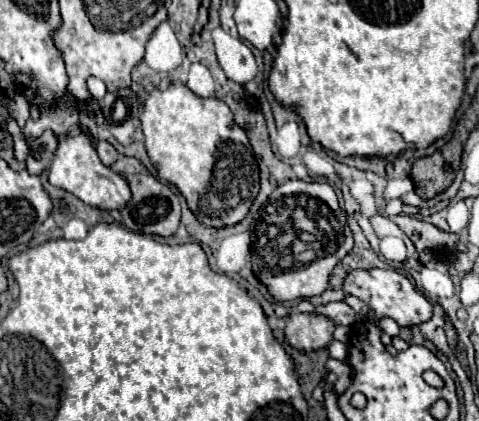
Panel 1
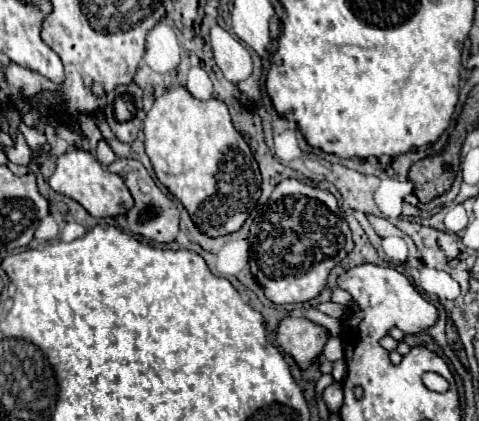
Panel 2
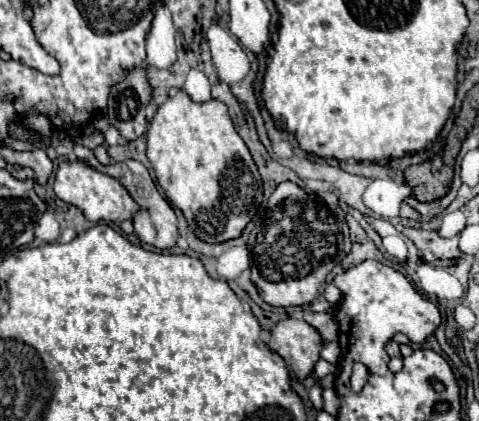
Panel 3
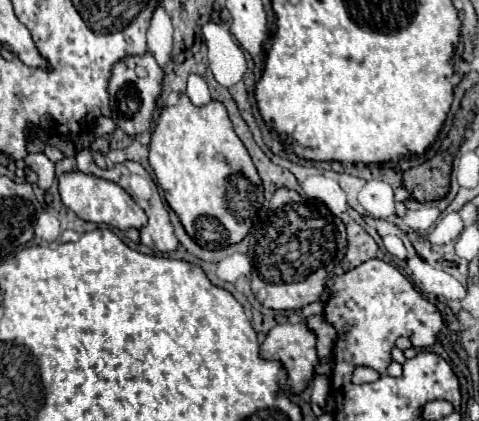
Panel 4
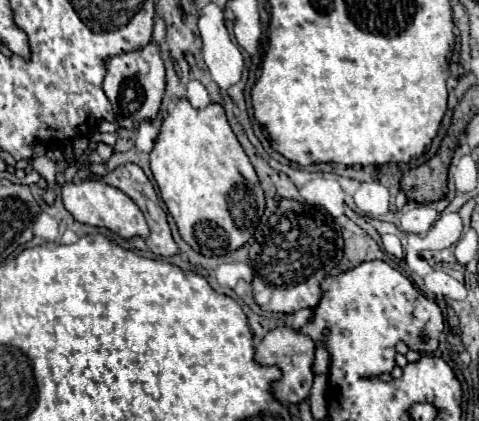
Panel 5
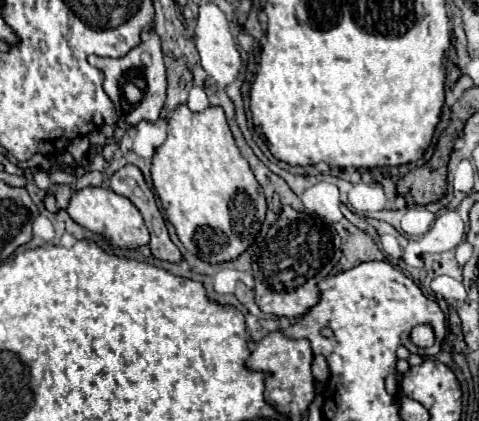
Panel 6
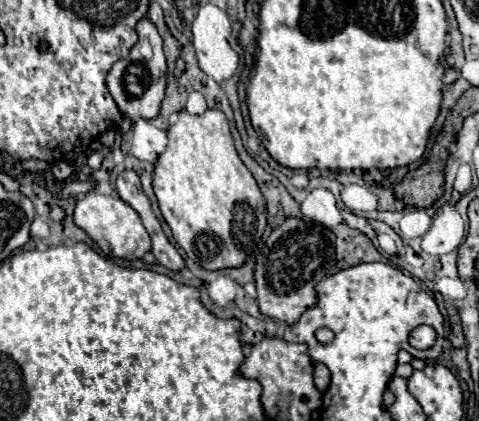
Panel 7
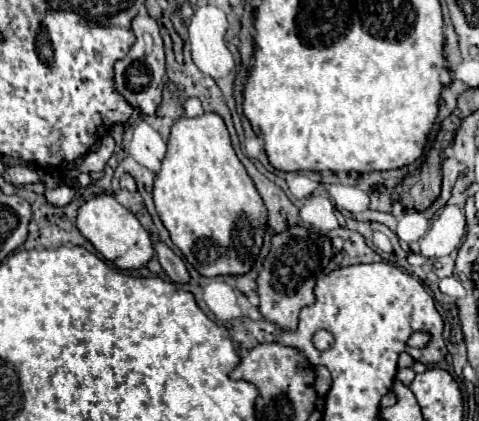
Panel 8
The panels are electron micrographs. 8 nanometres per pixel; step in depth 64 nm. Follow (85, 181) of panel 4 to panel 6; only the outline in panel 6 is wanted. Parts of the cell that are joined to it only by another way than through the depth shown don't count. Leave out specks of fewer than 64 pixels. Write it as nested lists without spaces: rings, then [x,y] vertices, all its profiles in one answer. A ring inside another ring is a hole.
[[[84,188],[84,190],[78,190],[70,200],[68,214],[76,224],[84,226],[86,230],[90,230],[94,234],[100,234],[100,236],[106,236],[112,248],[134,250],[134,248],[146,246],[150,242],[148,230],[144,226],[144,220],[140,216],[138,208],[128,198],[116,194],[116,192],[108,190],[108,188]]]

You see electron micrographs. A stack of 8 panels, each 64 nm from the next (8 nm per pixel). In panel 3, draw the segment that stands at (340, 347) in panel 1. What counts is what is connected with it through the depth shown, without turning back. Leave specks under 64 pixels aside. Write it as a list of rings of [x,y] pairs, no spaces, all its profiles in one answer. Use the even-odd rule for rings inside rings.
[[[334,341],[326,344],[320,356],[324,360],[328,362],[332,362],[332,364],[336,364],[336,362],[338,362],[340,358],[340,347],[338,341]]]

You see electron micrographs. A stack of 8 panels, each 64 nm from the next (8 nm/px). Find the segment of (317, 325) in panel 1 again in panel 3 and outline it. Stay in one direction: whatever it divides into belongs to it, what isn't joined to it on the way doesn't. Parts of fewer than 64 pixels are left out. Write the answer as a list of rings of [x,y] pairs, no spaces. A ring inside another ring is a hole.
[[[286,318],[272,328],[268,348],[280,354],[296,380],[302,382],[312,374],[316,360],[320,360],[322,338],[304,320]]]

